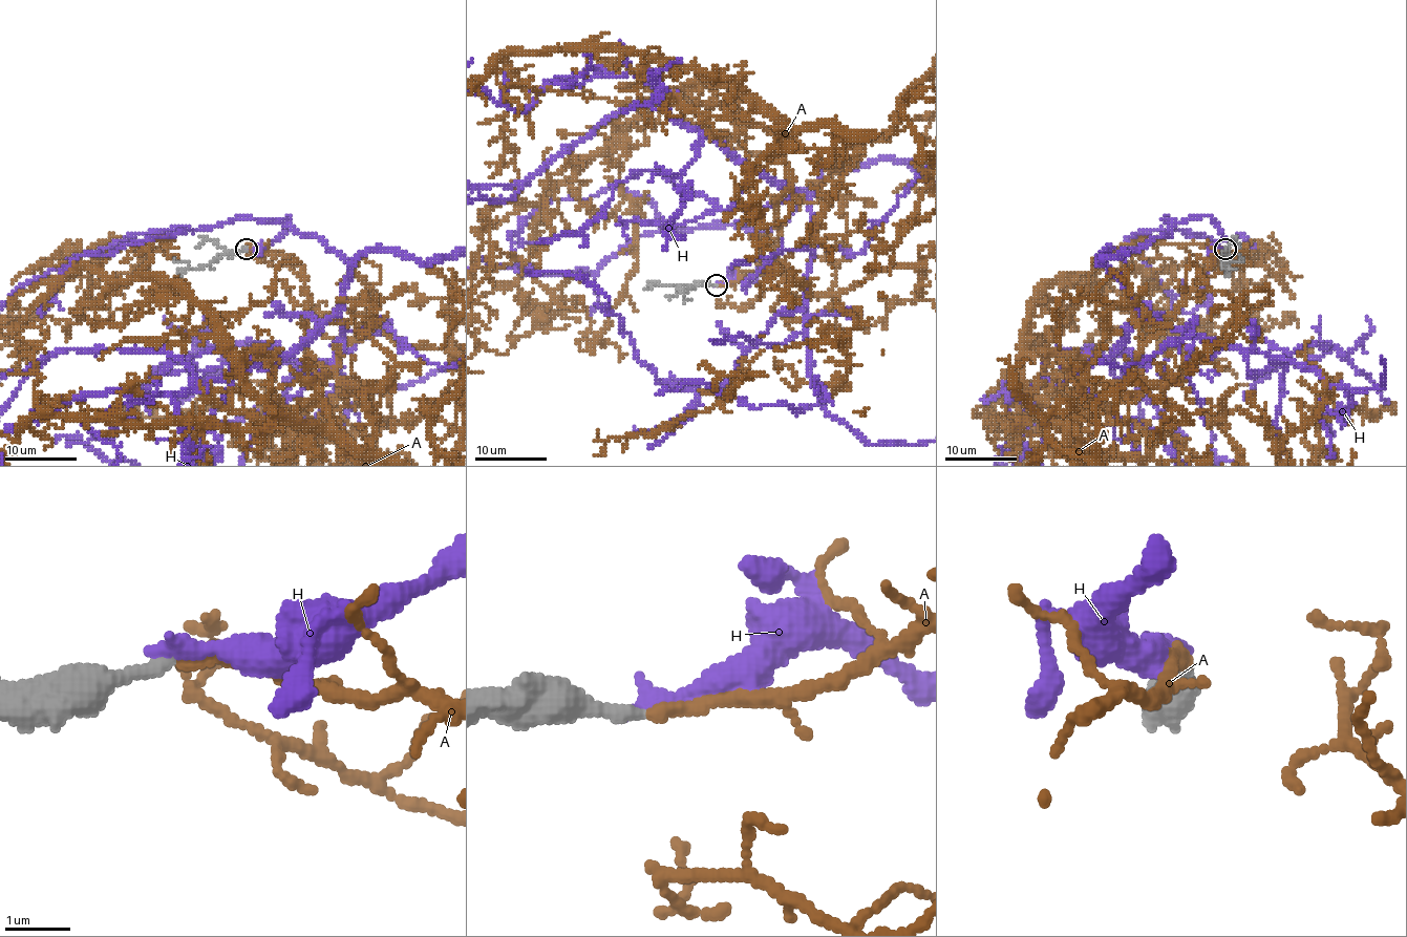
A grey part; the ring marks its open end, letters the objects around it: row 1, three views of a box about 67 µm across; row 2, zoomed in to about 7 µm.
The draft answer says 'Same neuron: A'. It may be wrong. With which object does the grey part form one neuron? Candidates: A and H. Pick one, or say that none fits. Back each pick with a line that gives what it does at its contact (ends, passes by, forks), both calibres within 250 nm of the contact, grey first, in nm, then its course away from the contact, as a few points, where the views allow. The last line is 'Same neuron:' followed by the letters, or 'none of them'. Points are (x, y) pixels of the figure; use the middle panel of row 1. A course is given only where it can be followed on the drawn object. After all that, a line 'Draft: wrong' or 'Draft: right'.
A: It ends there. Thickness 220 nm (grey) against 240 nm
Same neuron: A
Draft: right

